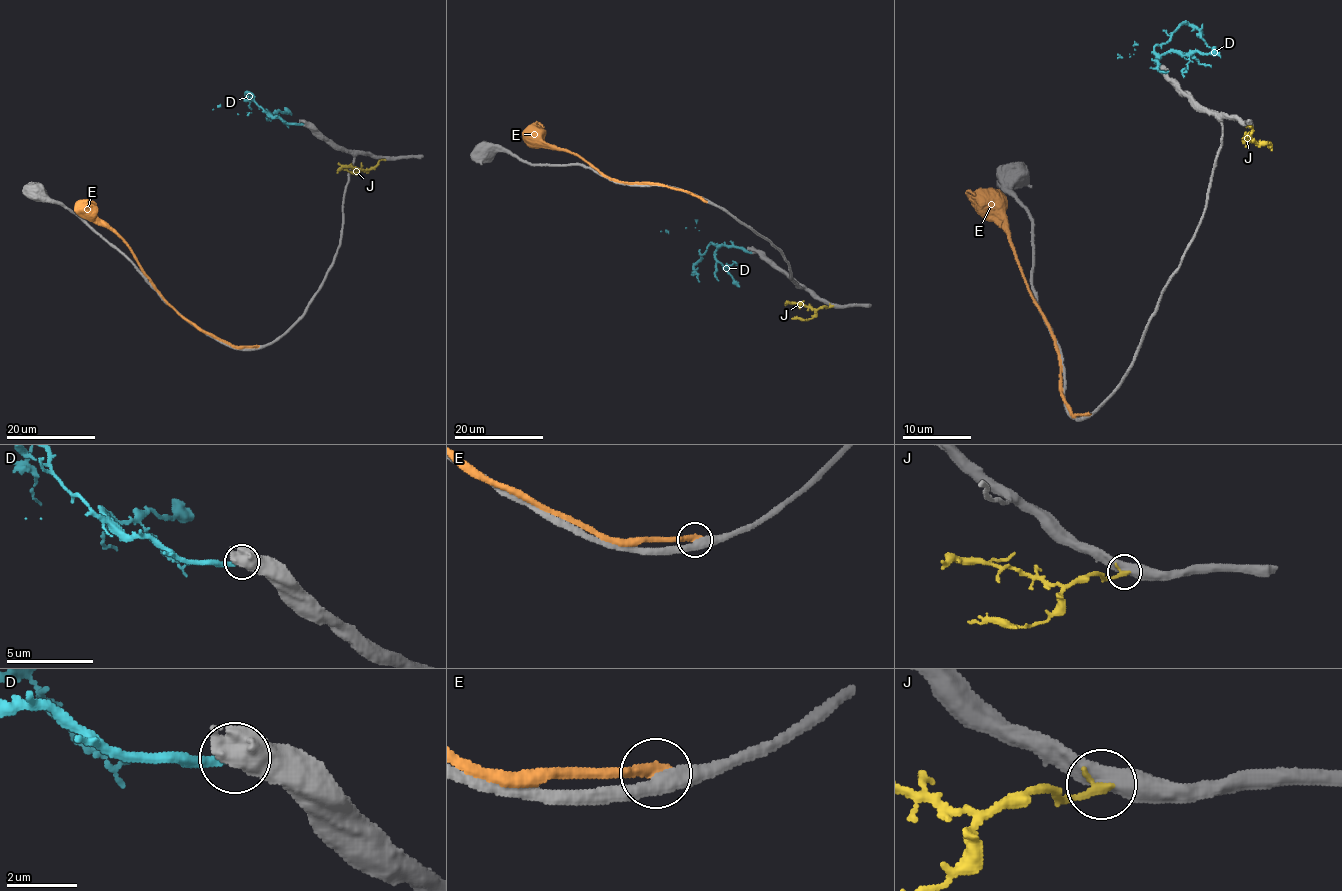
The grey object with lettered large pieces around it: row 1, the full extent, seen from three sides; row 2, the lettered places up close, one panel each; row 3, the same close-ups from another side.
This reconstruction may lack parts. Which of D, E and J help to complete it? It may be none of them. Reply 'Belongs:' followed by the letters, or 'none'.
Belongs: D

